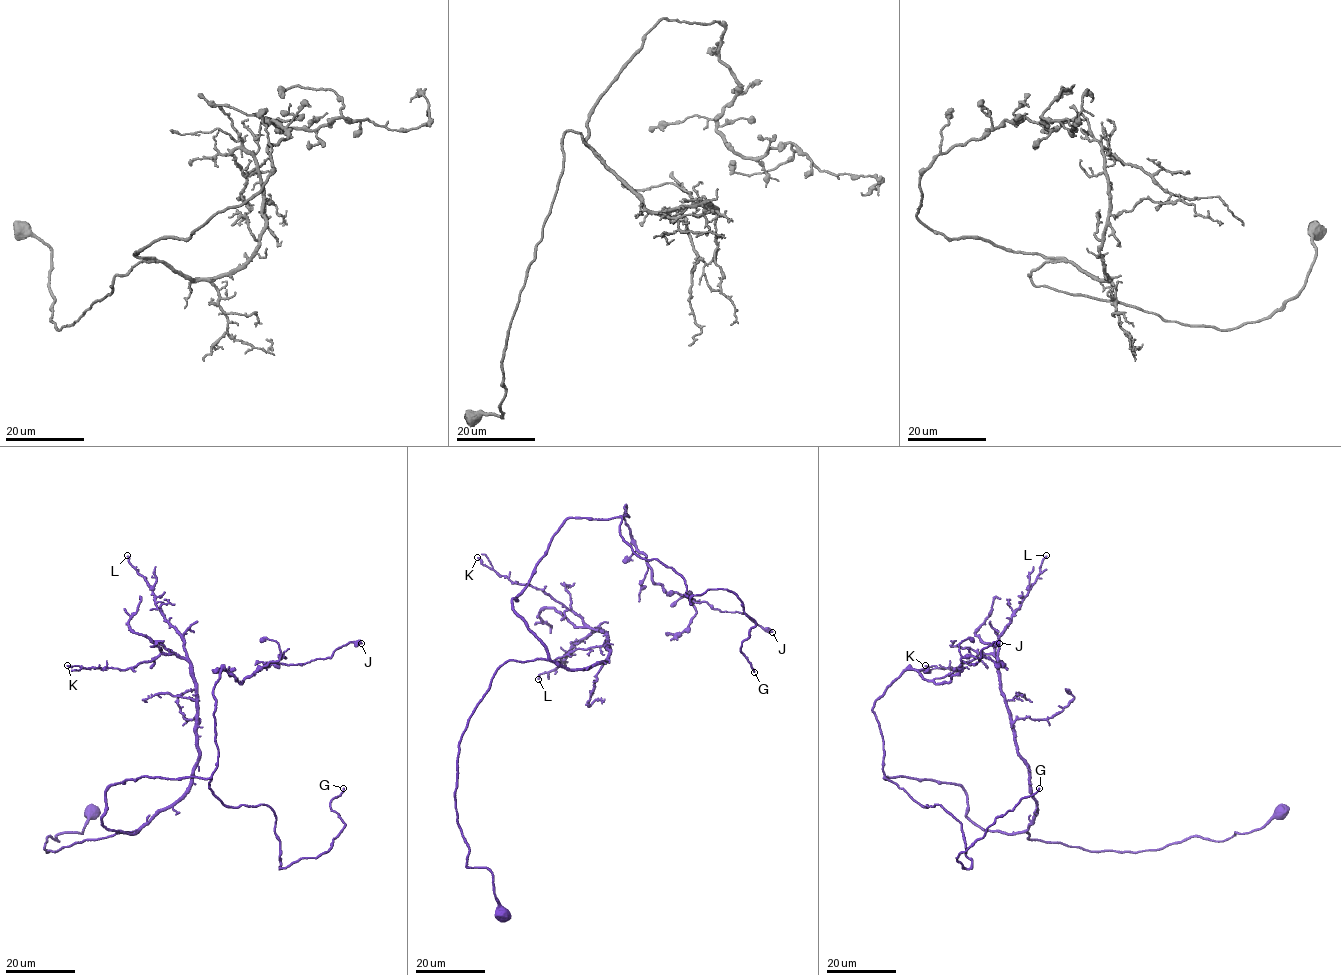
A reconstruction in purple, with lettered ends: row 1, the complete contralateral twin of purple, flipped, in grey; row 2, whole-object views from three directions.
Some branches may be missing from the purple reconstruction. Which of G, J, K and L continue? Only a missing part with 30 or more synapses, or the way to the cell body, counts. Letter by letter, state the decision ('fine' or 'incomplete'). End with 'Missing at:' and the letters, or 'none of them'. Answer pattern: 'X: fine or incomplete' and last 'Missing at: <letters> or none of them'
G: incomplete
J: fine
K: fine
L: fine
Missing at: G

